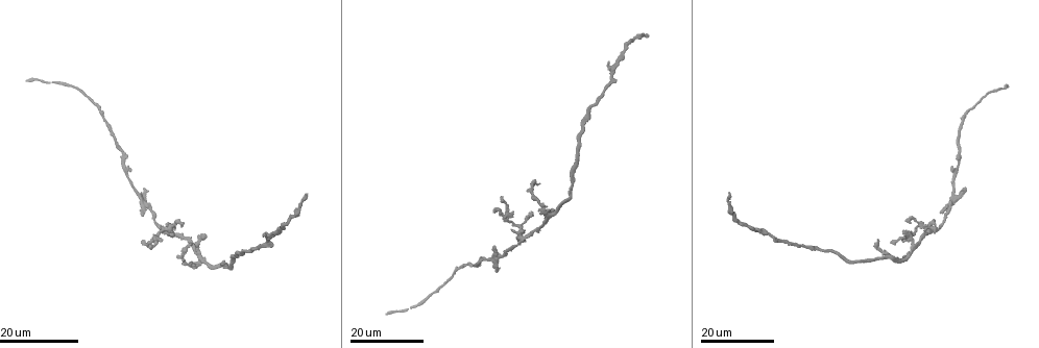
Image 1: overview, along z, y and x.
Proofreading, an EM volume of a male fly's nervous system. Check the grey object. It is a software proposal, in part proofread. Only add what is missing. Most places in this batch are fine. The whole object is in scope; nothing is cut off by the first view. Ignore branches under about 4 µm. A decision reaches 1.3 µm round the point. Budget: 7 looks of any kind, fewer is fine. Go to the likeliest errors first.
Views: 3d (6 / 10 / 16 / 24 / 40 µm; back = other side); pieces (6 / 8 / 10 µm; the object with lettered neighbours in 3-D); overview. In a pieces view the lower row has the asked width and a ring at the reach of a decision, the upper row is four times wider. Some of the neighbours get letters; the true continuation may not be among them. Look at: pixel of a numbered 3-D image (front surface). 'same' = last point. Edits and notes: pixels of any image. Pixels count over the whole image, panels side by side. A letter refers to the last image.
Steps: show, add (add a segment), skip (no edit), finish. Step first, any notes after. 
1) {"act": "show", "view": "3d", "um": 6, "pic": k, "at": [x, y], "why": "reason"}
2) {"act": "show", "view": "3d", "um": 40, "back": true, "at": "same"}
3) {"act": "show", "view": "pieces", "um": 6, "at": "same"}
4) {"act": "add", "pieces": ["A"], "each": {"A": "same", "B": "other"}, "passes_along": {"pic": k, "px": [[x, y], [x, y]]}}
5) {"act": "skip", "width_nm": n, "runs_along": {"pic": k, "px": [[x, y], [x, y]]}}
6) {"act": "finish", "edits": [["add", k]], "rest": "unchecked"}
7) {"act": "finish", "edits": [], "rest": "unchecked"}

{"act": "show", "view": "3d", "um": 24, "pic": 1, "at": [307, 192], "why": "long arm stops here"}

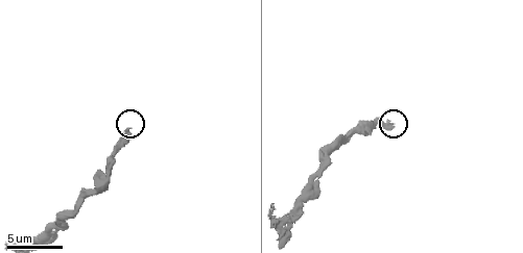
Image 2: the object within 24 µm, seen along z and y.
{"act": "show", "view": "pieces", "um": 6, "pic": 2, "at": [130, 129]}

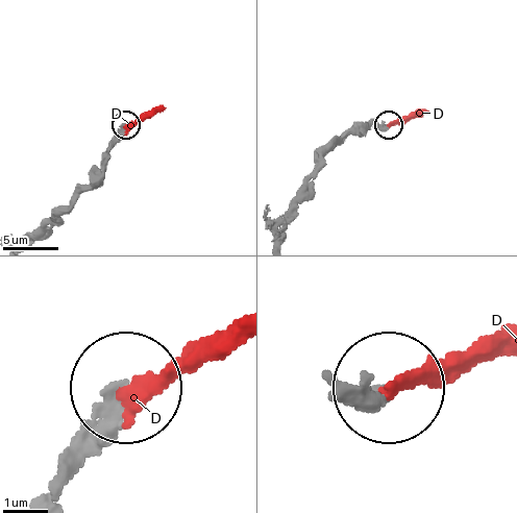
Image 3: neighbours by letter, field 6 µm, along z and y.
{"act": "add", "pieces": ["D"], "width_nm": 180, "each": {"D": "same"}, "passes_along": {"pic": 3, "px": [[101, 159], [123, 129], [165, 110]]}, "found": "the cell continues"}

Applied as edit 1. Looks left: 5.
{"act": "show", "view": "3d", "um": 16, "pic": 1, "at": [188, 244], "why": "free end"}

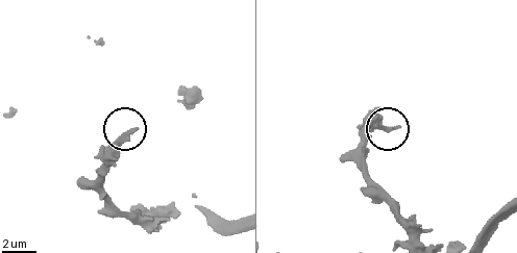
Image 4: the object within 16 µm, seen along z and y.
{"act": "show", "view": "pieces", "um": 8, "pic": 4, "at": [133, 128]}

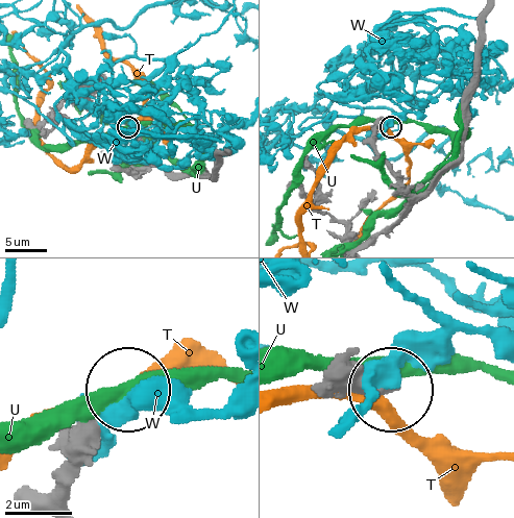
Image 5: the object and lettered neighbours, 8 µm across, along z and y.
{"act": "skip", "each": {"T": "other", "U": "other", "W": "other"}, "found": "no lettered segment goes on from it"}

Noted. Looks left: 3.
{"act": "show", "view": "3d", "um": 16, "pic": 1, "at": [142, 215], "why": "an open end"}

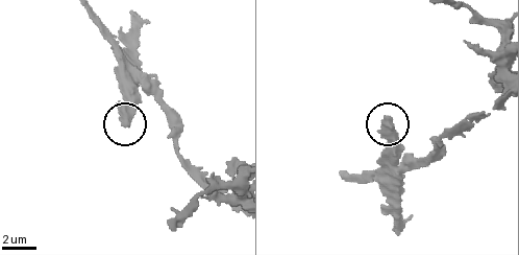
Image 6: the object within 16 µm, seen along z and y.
{"act": "show", "view": "3d", "um": 10, "pic": 6, "at": [387, 118], "why": "zoom in"}

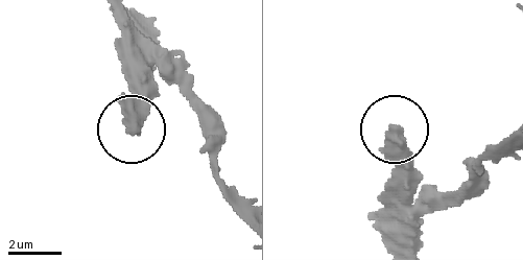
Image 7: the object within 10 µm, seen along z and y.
{"act": "show", "view": "pieces", "um": 6, "pic": 7, "at": [397, 127], "why": "what lies round it"}

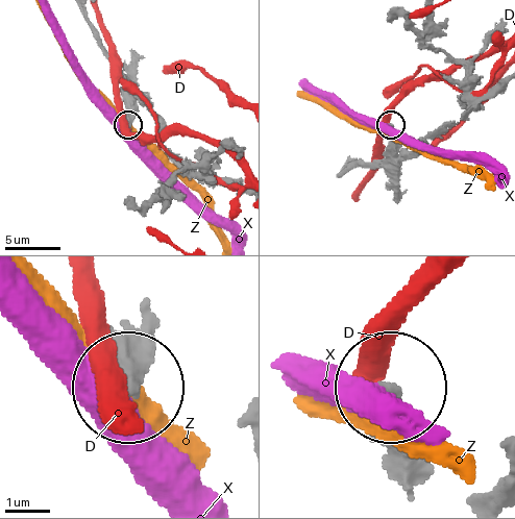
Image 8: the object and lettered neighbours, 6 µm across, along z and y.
{"act": "skip", "each": {"D": "other", "X": "other", "Z": "other"}, "found": "none of them fits"}

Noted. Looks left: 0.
{"act": "finish", "edits": [["add", 3]], "rest": "unchecked"}

